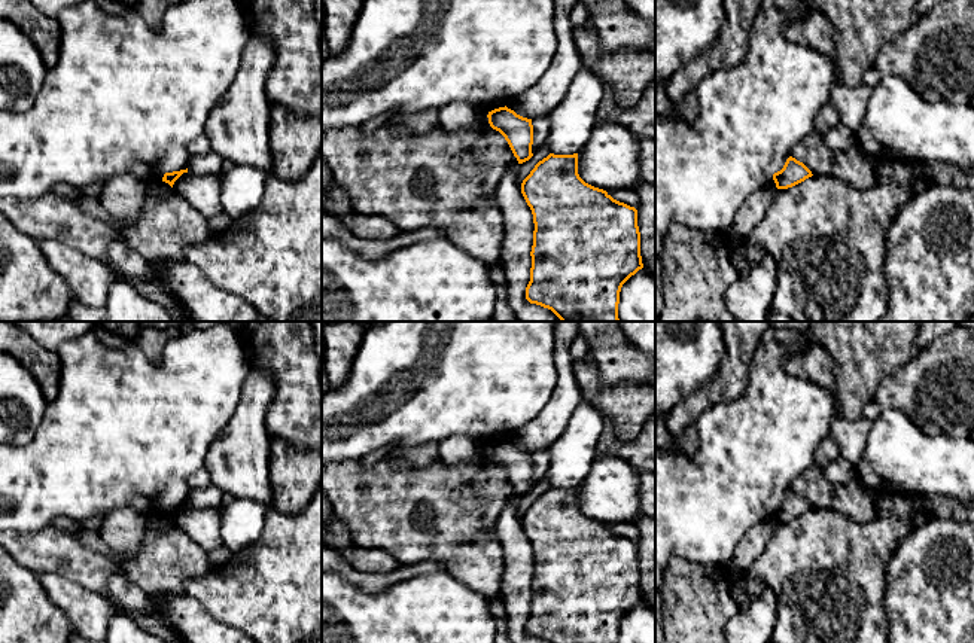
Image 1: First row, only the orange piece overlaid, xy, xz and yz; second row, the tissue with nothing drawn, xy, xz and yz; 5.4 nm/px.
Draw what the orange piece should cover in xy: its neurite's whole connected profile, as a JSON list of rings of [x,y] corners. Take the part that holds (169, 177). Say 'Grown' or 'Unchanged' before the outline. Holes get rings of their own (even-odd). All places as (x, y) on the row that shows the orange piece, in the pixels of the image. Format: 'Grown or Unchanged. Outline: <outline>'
Grown. Outline: [[[188,168],[180,170],[180,171],[165,173],[161,182],[149,185],[147,196],[150,196],[150,198],[162,198],[162,196],[171,193],[174,182],[183,173],[188,173]]]

